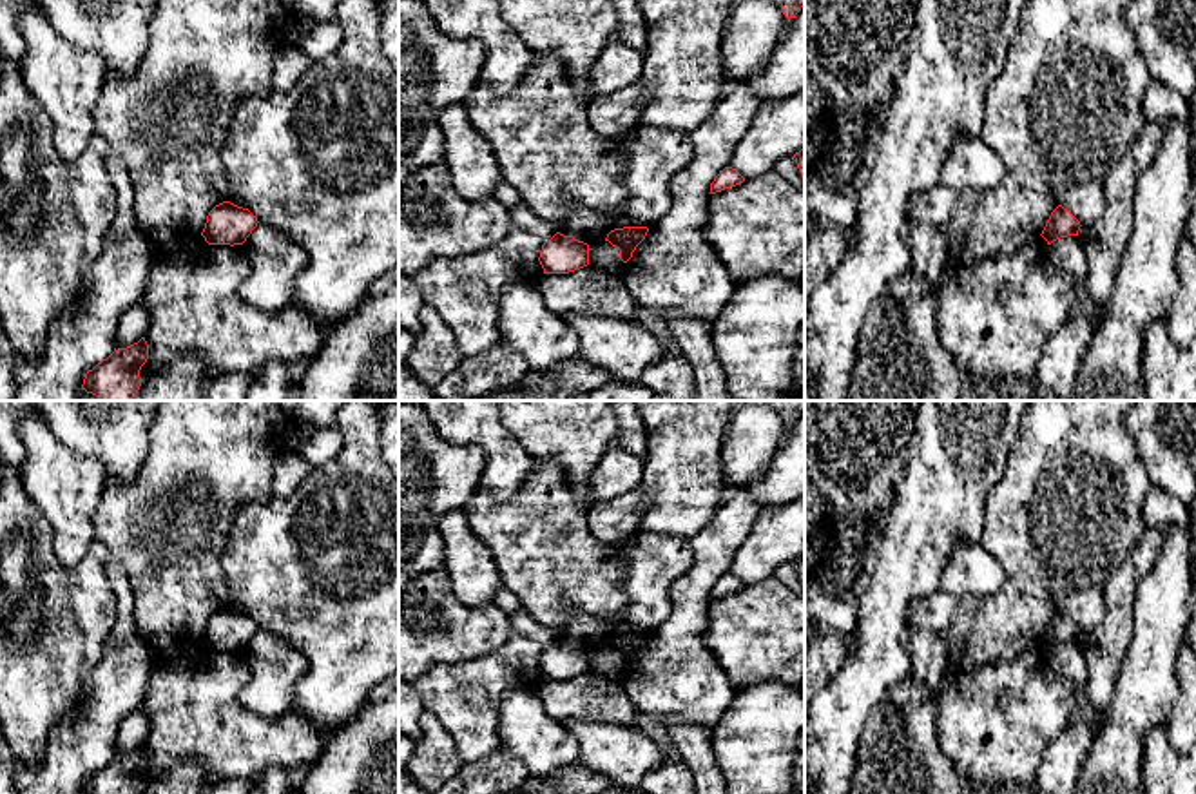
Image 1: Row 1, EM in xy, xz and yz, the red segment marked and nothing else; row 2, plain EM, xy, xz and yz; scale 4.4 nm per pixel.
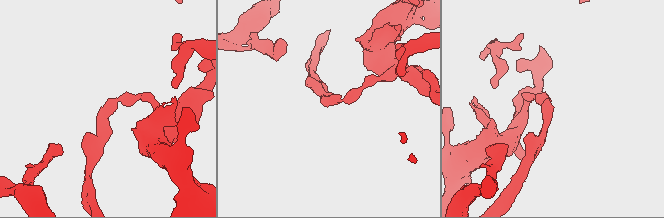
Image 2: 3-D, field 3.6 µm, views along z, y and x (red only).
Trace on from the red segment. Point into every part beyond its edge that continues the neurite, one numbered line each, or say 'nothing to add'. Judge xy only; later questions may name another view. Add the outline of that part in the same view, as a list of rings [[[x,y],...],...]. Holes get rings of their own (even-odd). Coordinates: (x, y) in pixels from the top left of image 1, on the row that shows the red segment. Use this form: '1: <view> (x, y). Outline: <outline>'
nothing to add

